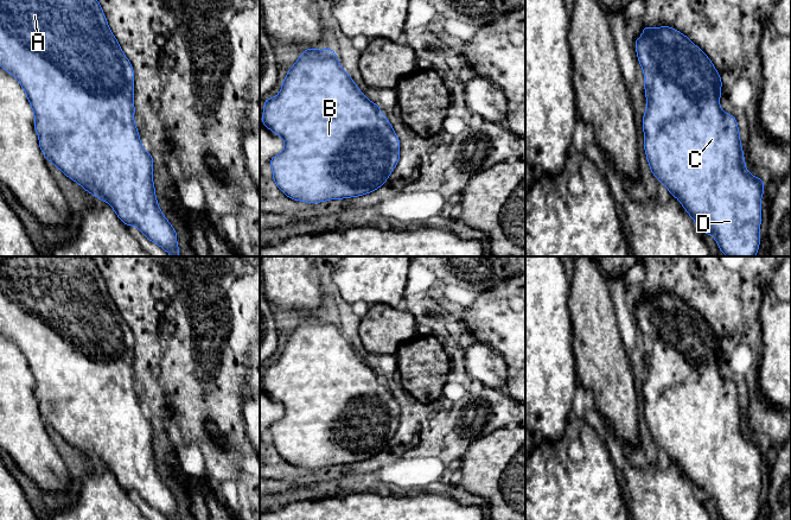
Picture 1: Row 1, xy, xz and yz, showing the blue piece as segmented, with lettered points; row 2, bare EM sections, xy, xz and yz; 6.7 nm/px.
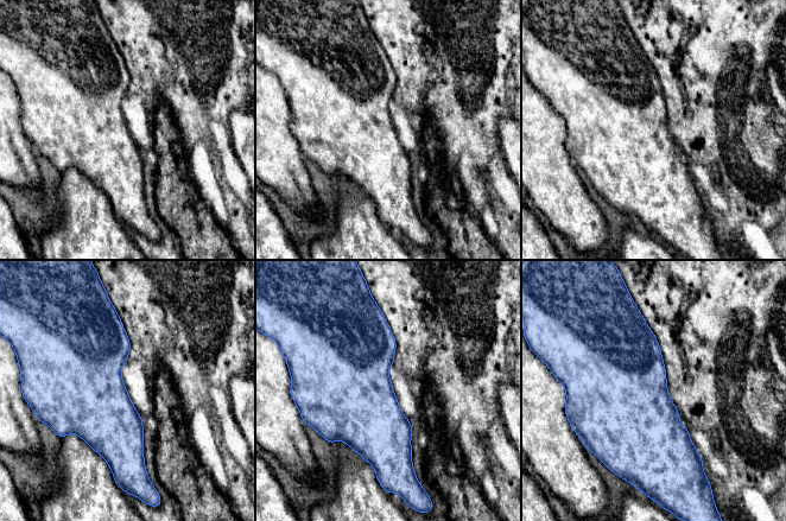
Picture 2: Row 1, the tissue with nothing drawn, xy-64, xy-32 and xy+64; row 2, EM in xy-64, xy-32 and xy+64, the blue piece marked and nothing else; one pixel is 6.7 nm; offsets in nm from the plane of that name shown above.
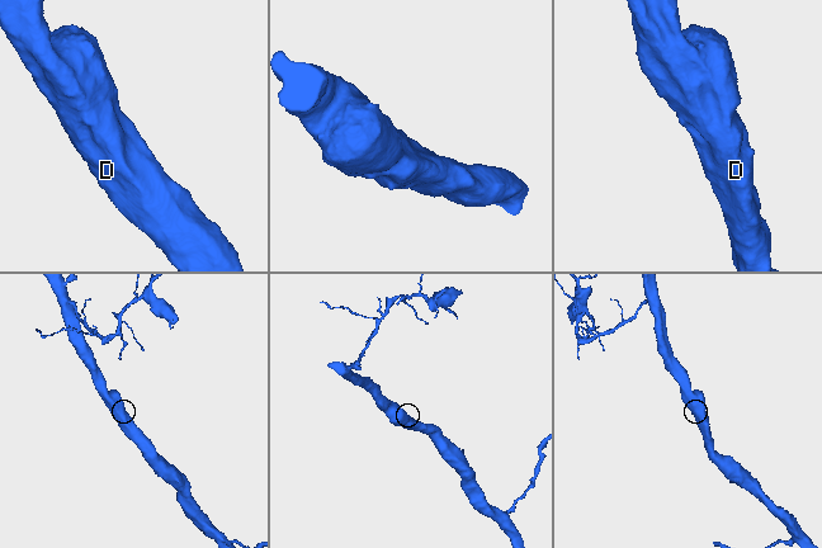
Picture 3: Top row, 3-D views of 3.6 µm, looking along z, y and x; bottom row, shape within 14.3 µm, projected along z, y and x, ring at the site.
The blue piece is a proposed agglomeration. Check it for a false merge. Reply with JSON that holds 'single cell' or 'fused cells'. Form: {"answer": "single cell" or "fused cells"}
{"answer": "single cell"}

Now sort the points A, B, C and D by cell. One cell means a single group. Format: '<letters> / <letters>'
A B C D

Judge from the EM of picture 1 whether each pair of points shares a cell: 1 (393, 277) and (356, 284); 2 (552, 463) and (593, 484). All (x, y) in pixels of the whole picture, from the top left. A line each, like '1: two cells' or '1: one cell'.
1: one cell
2: one cell

